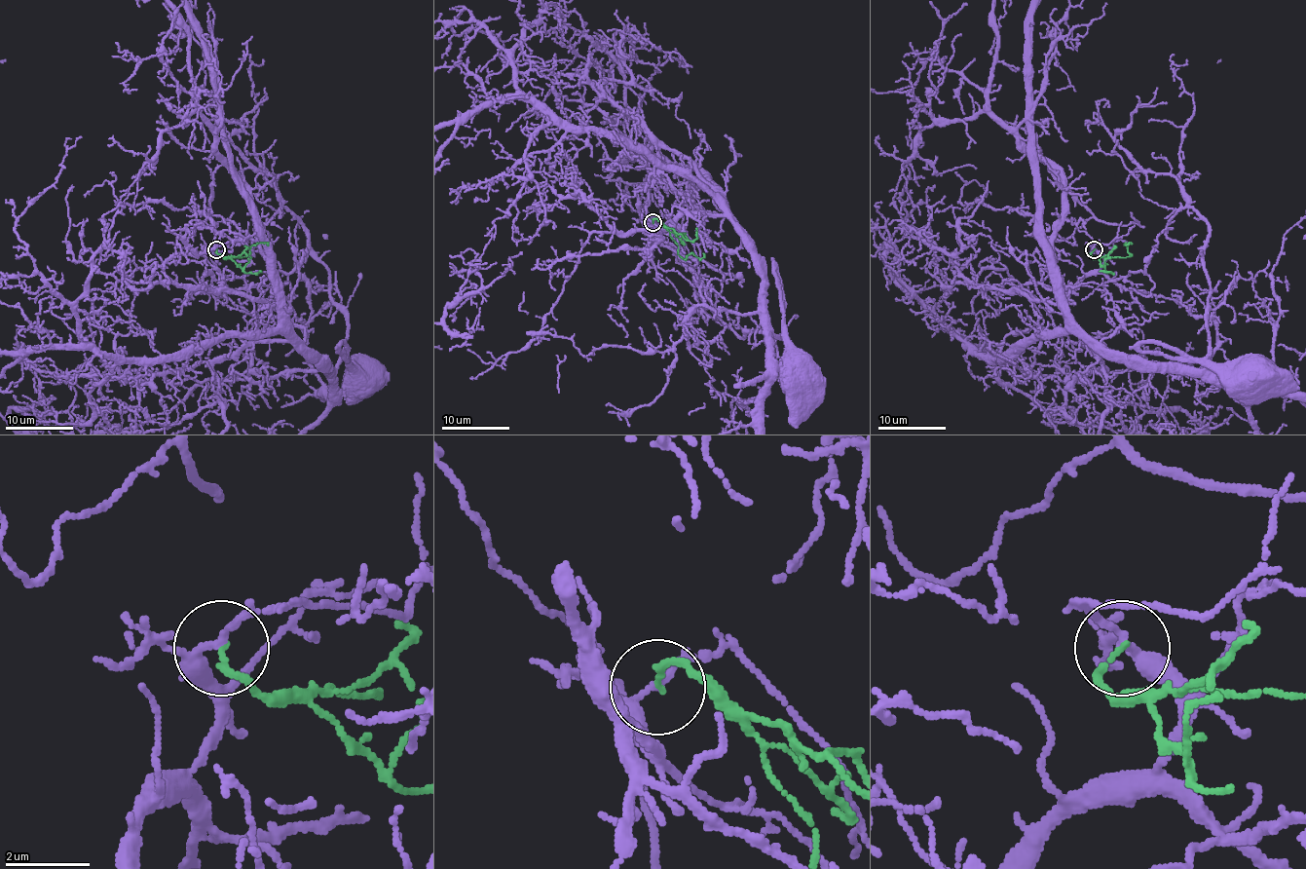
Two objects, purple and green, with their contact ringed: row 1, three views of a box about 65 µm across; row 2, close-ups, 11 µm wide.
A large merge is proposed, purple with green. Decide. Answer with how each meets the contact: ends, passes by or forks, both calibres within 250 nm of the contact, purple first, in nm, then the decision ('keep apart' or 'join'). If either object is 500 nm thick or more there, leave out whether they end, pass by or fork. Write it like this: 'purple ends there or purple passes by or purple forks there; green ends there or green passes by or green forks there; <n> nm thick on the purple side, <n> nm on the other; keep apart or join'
purple forks there; green ends there; 140 nm thick on the purple side, 140 nm on the other; keep apart

